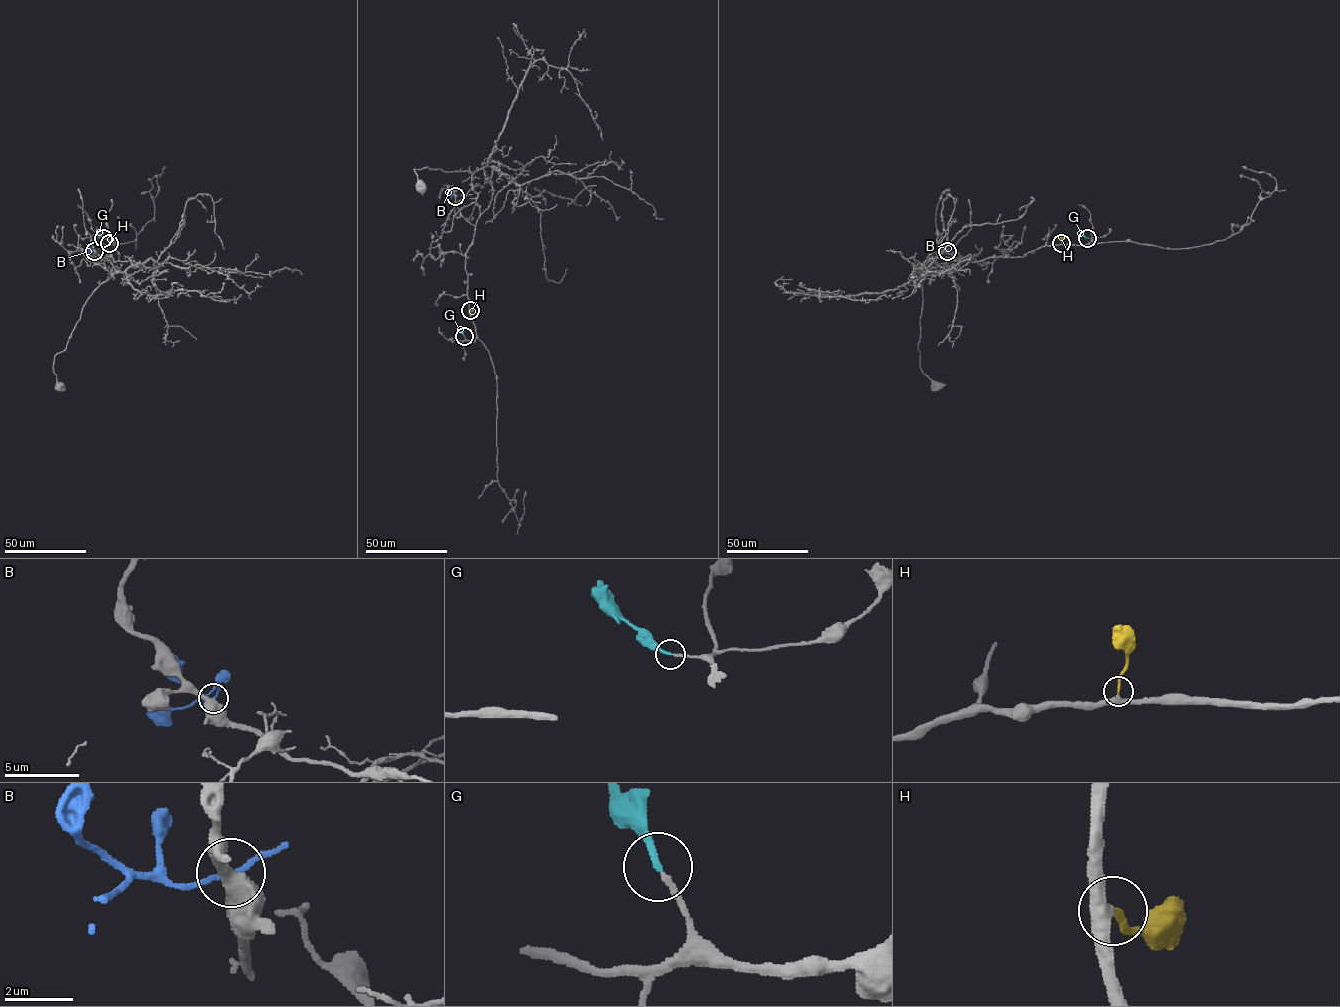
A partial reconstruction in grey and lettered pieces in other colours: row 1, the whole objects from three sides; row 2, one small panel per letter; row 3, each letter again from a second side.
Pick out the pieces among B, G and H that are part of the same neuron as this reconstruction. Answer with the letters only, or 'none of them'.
G, H

